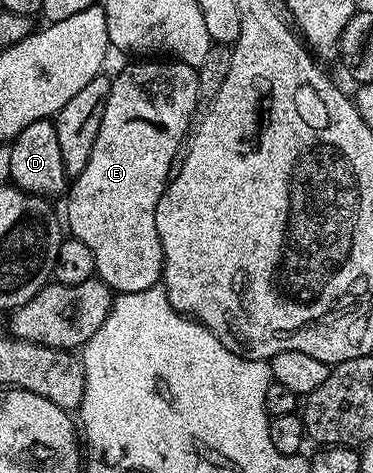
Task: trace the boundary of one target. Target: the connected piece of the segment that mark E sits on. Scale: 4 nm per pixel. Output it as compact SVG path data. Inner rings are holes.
M173 59L139 61L142 61L139 65L130 65L113 74L104 119L100 119L100 131L92 146L92 159L88 159L88 167L73 178L65 198L64 221L69 236L92 251L97 280L103 281L115 294L144 291L162 280L162 248L160 235L156 231L156 203L160 203L172 176L176 158L195 120L194 108L200 102L198 70L195 66Z

